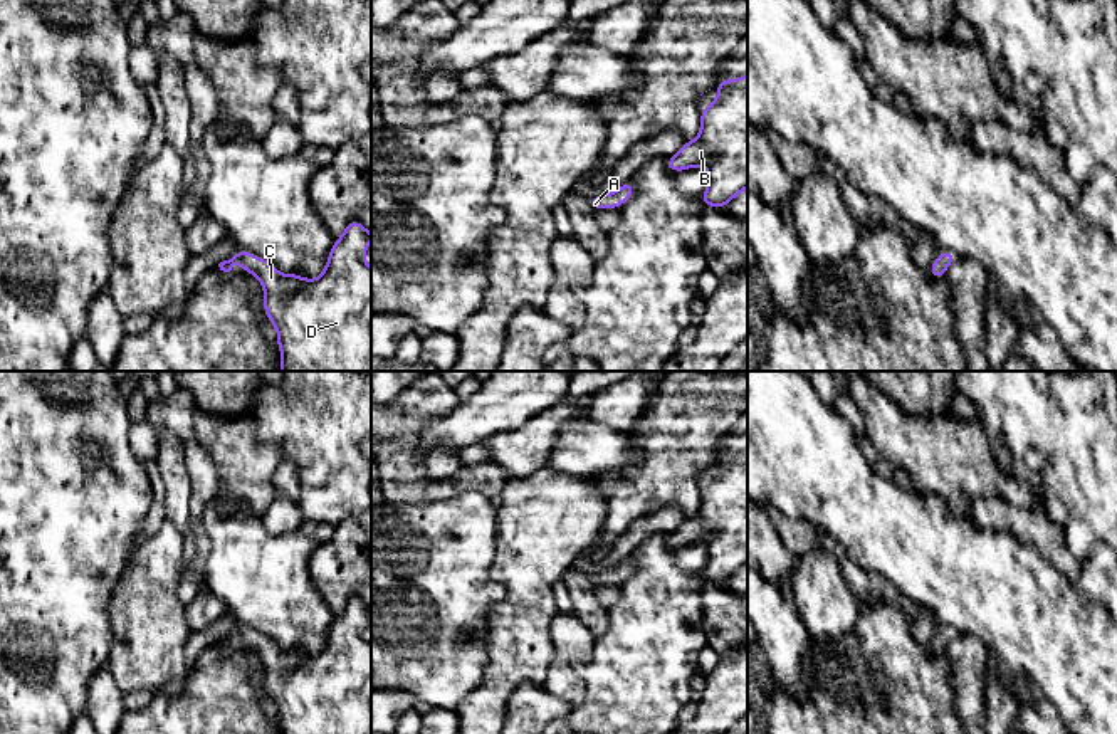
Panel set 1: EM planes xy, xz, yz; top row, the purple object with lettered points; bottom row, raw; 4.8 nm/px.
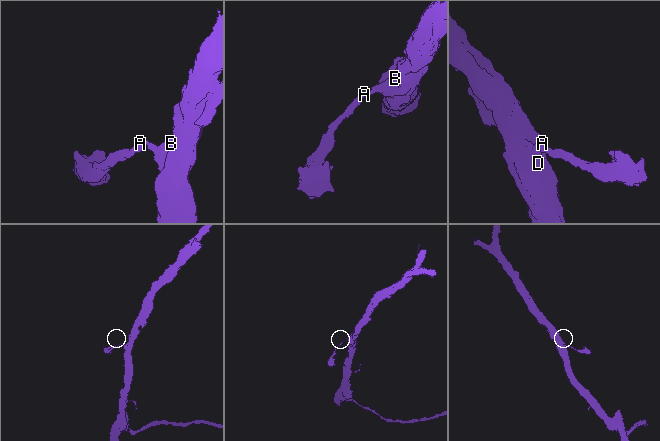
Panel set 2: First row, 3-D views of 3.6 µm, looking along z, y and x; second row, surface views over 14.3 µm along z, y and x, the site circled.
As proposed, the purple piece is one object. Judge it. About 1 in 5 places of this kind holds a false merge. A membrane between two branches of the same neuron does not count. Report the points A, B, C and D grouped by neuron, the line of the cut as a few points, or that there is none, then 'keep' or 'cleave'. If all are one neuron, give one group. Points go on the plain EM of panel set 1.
A B C D; no cut; keep

